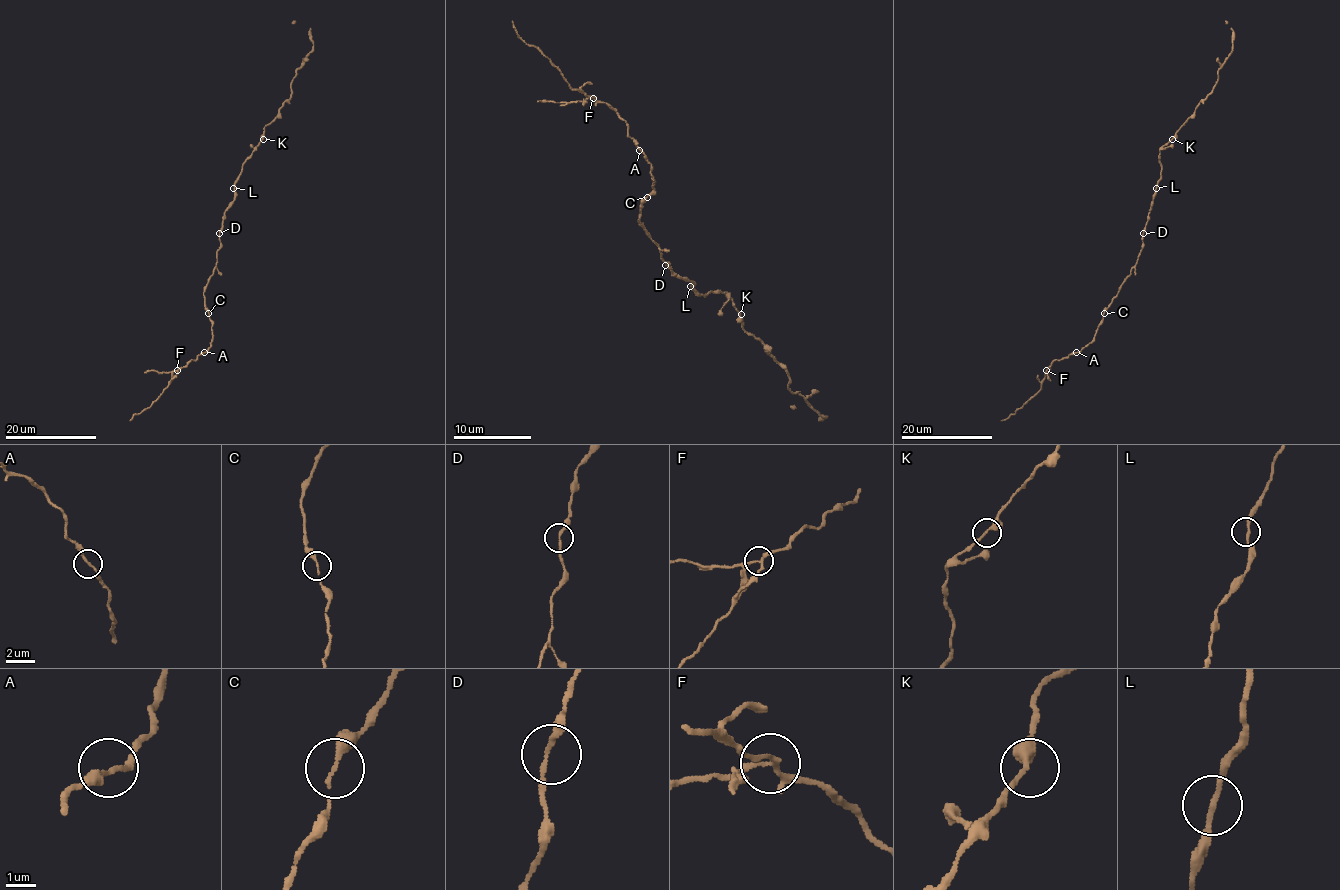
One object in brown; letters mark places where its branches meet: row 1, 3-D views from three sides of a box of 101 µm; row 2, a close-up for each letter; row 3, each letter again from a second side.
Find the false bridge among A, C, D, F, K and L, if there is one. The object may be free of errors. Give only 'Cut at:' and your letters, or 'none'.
Cut at: F

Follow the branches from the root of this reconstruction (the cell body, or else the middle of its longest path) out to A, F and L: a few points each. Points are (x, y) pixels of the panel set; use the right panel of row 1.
A: (1142, 233), (1142, 249), (1135, 265), (1104, 313), (1094, 338), (1076, 352)
F: (1142, 233), (1142, 249), (1137, 263), (1104, 313), (1094, 338), (1078, 352), (1055, 360), (1045, 370)
L: (1142, 233), (1156, 188)

